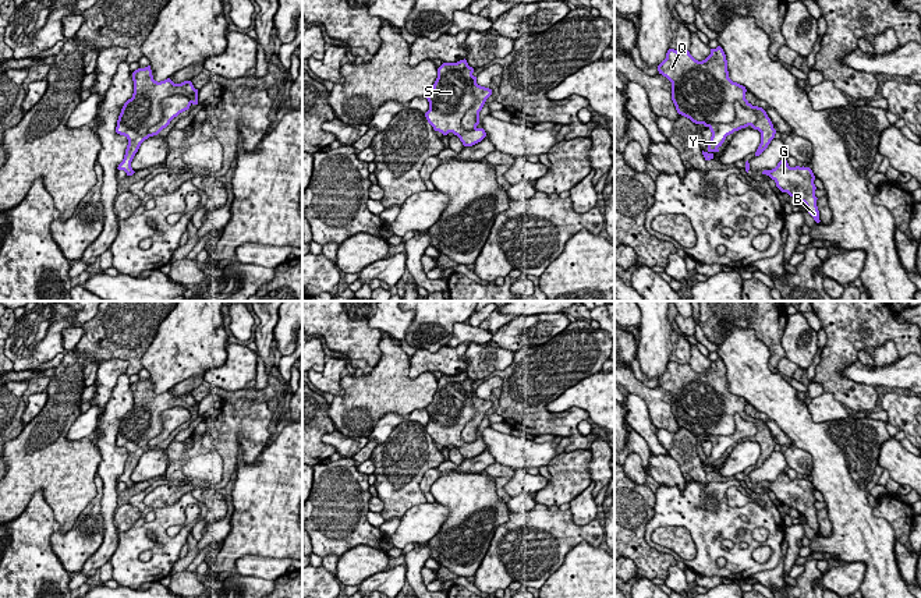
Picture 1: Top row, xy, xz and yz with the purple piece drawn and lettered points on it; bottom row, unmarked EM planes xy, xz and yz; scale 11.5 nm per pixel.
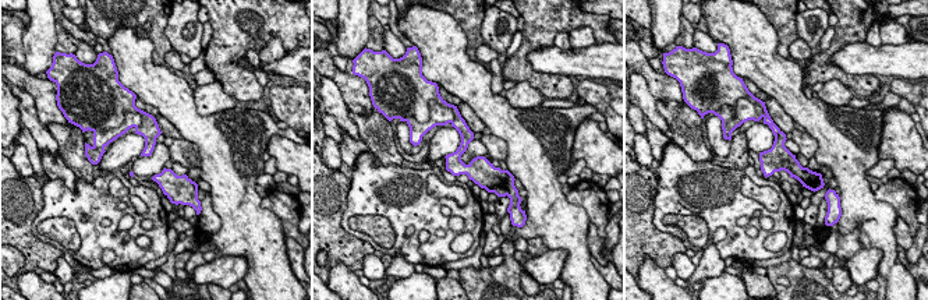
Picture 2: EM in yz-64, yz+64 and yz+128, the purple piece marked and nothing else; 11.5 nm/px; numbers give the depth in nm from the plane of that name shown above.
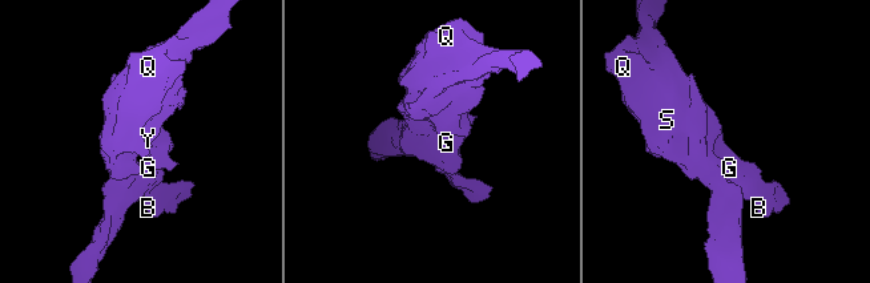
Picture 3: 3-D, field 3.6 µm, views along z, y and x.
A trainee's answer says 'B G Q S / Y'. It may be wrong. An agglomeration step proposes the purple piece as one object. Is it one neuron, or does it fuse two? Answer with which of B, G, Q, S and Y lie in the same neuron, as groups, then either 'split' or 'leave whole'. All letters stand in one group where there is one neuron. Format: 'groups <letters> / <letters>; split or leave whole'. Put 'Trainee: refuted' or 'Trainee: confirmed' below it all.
groups B G Q S / Y; split
Trainee: confirmed

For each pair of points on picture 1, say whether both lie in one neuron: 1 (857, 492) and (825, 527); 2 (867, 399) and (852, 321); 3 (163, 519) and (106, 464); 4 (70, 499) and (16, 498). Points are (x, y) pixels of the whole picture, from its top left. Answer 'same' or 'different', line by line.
1: different
2: same
3: different
4: same

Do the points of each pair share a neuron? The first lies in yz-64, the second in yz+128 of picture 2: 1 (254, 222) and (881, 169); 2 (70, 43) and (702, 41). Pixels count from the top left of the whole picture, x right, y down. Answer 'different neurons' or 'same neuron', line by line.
1: different neurons
2: different neurons

